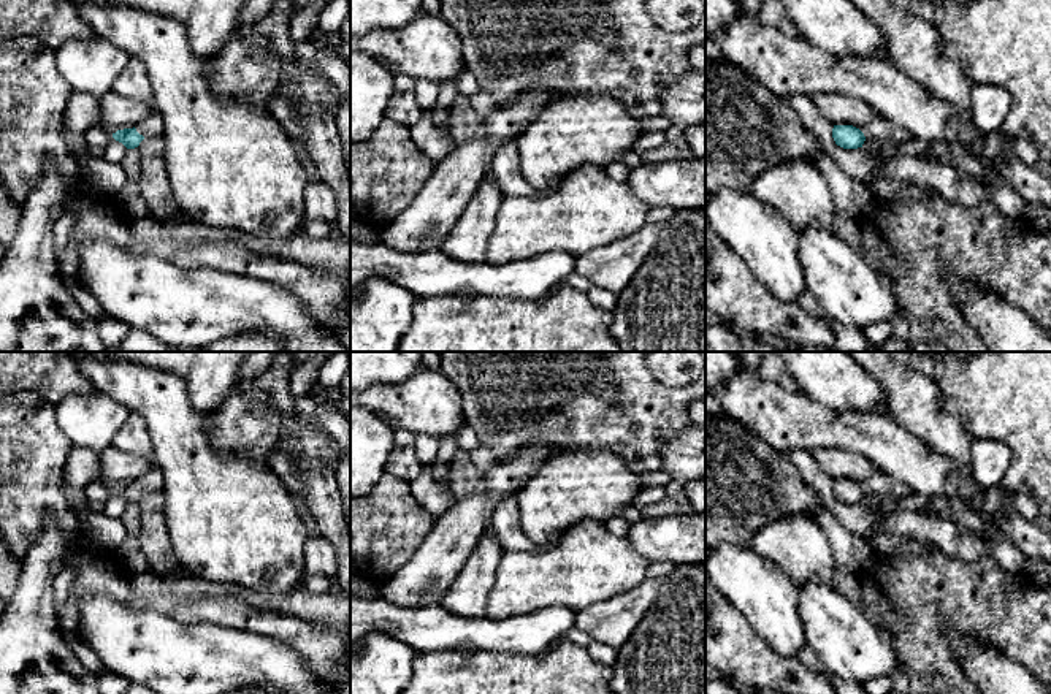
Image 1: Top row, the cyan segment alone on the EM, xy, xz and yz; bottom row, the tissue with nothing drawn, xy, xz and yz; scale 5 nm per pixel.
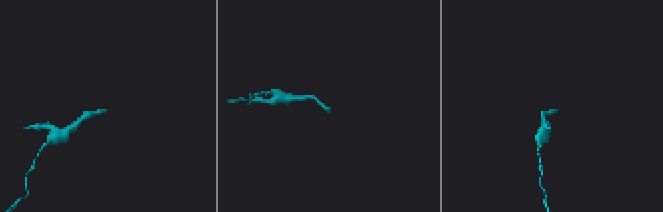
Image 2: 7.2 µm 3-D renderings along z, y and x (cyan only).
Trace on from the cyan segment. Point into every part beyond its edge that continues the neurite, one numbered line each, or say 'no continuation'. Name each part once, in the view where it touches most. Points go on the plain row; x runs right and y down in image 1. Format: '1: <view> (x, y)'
1: xy (152, 480)

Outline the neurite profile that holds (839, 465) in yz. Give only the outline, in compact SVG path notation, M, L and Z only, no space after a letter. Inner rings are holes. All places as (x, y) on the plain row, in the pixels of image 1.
M834 447L815 448L810 452L820 471L832 480L853 480L856 483L867 482L873 474L880 472L867 458Z

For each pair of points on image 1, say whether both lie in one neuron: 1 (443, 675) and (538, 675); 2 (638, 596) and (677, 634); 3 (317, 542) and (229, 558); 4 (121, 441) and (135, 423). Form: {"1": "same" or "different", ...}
{"1": "same", "2": "different", "3": "different", "4": "same"}

